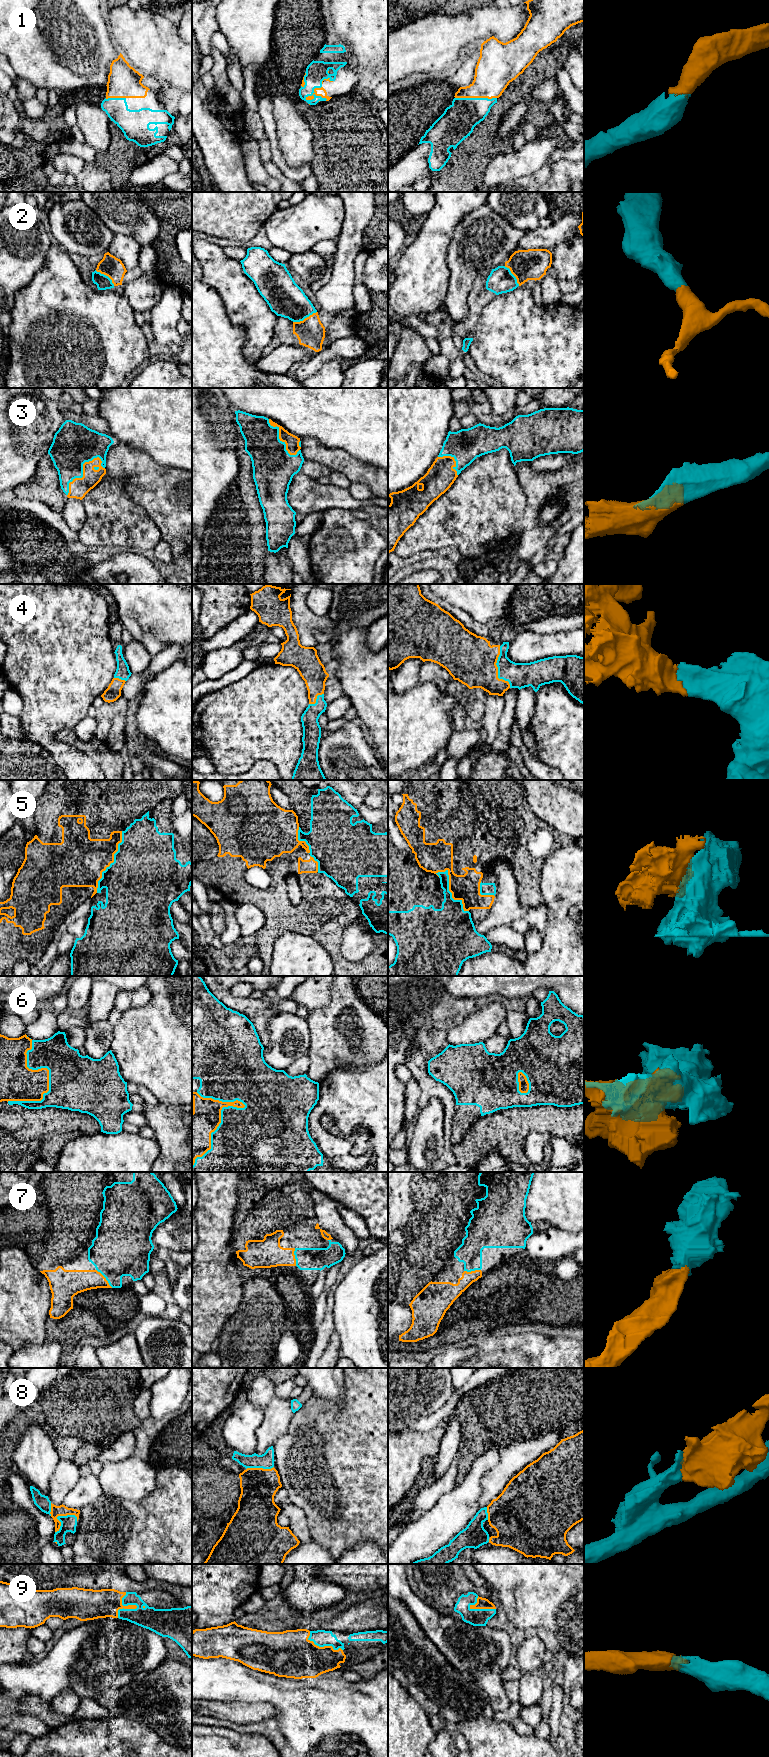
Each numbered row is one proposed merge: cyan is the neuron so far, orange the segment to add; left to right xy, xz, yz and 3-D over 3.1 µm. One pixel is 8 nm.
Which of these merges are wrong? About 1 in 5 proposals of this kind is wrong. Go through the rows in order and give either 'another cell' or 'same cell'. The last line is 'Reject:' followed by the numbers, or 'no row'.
1: same cell
2: same cell
3: same cell
4: same cell
5: another cell
6: same cell
7: same cell
8: same cell
9: same cell
Reject: 5

